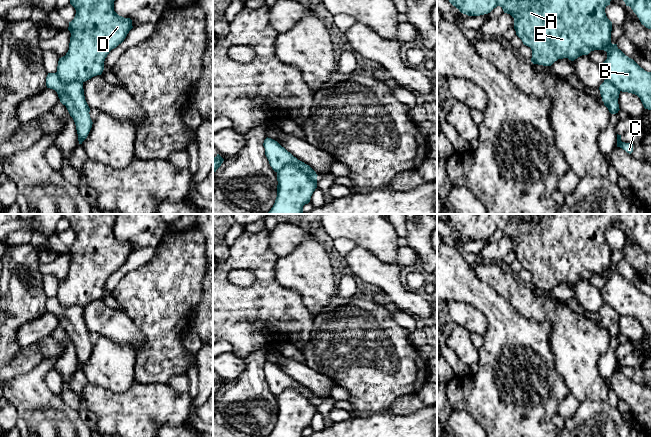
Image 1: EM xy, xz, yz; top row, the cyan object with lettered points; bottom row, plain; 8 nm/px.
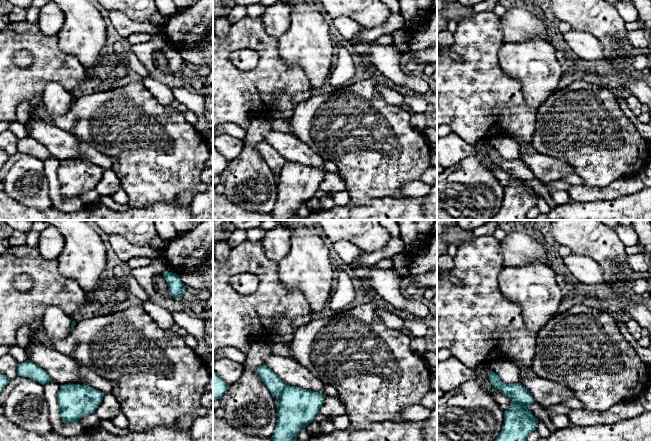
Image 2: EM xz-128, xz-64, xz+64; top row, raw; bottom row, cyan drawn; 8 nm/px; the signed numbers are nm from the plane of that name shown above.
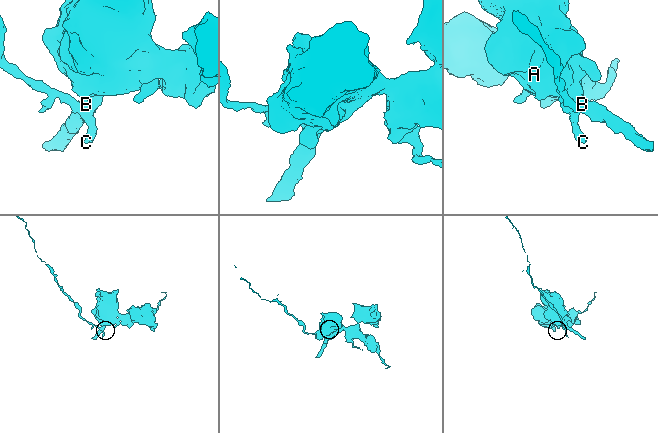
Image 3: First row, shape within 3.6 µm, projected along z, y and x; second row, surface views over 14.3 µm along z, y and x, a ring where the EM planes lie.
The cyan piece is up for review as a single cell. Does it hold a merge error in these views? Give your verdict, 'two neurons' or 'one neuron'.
two neurons

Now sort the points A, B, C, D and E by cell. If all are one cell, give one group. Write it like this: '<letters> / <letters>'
A B D E / C

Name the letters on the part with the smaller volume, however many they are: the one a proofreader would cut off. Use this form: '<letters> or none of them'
C

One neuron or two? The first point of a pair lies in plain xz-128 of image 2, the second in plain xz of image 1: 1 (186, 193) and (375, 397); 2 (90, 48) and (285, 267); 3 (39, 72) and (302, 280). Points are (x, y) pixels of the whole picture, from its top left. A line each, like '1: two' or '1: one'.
1: one
2: one
3: two

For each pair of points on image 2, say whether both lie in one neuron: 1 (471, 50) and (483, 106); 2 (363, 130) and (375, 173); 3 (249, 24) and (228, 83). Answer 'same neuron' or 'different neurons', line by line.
1: same neuron
2: same neuron
3: same neuron

